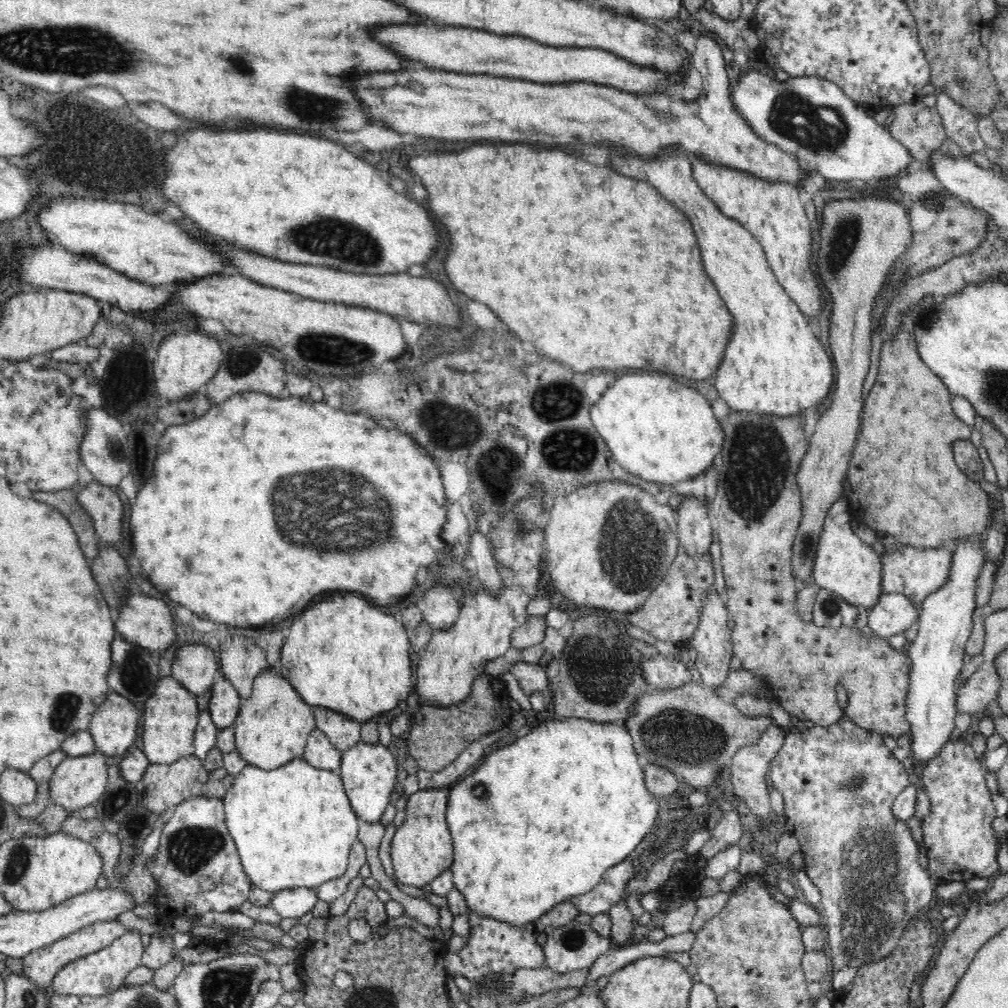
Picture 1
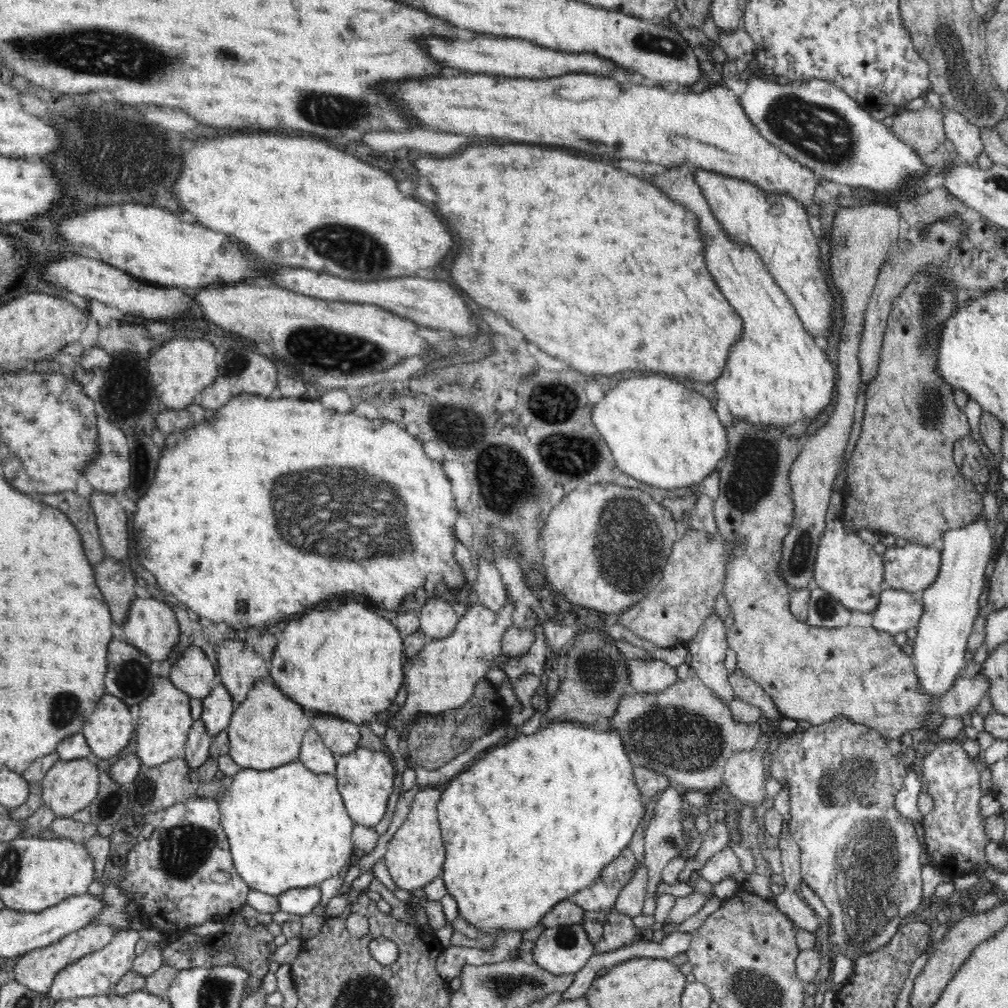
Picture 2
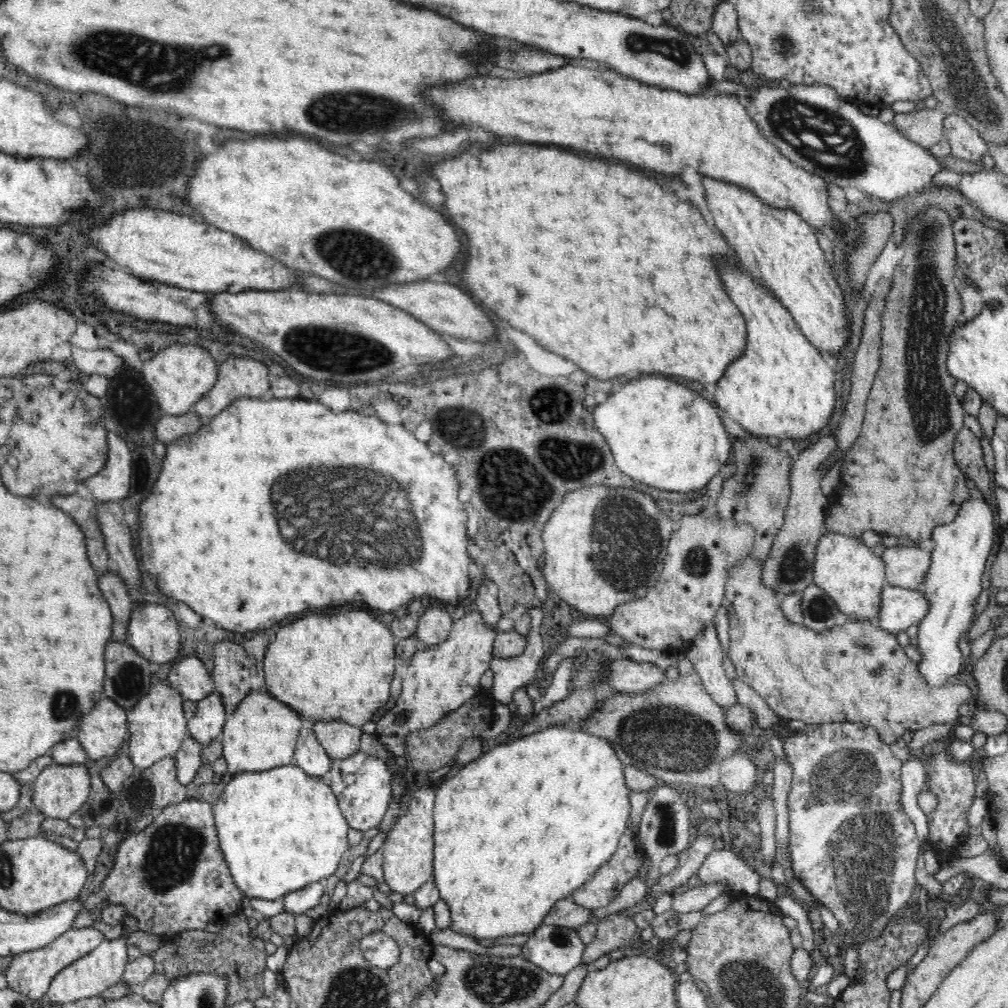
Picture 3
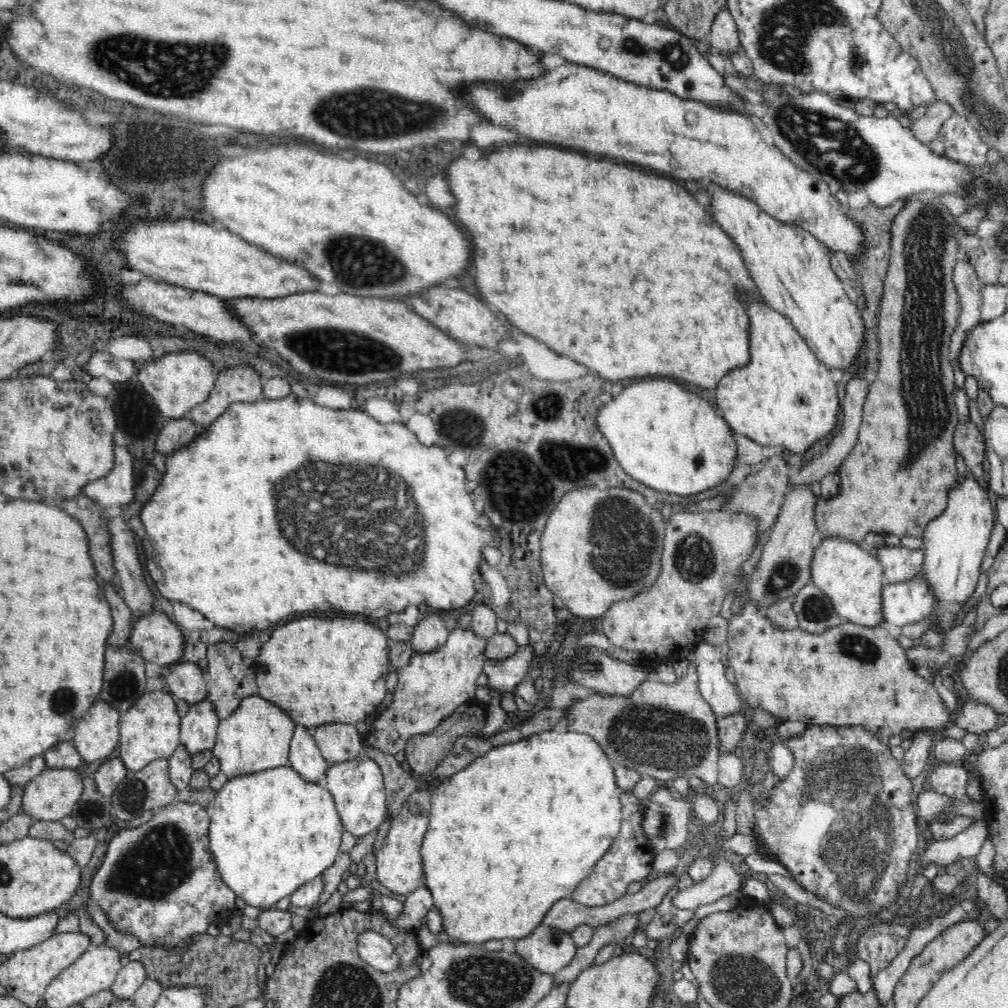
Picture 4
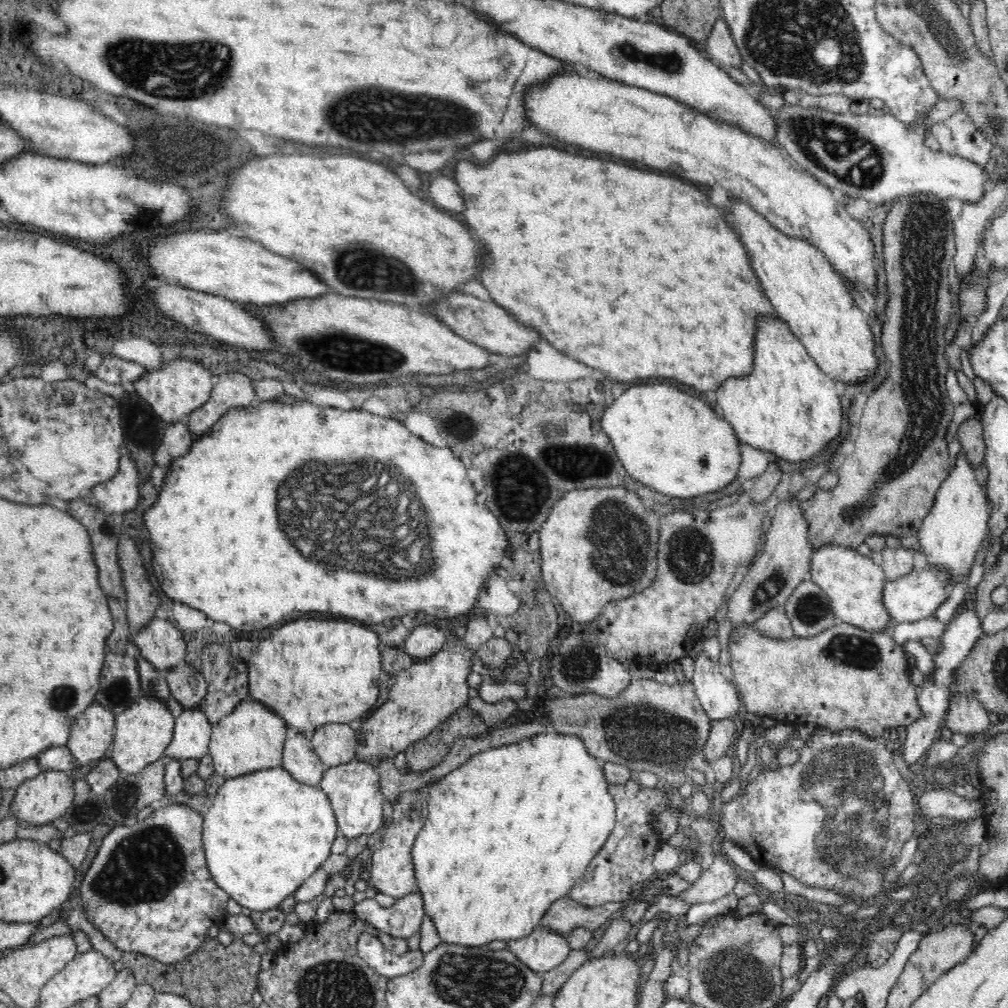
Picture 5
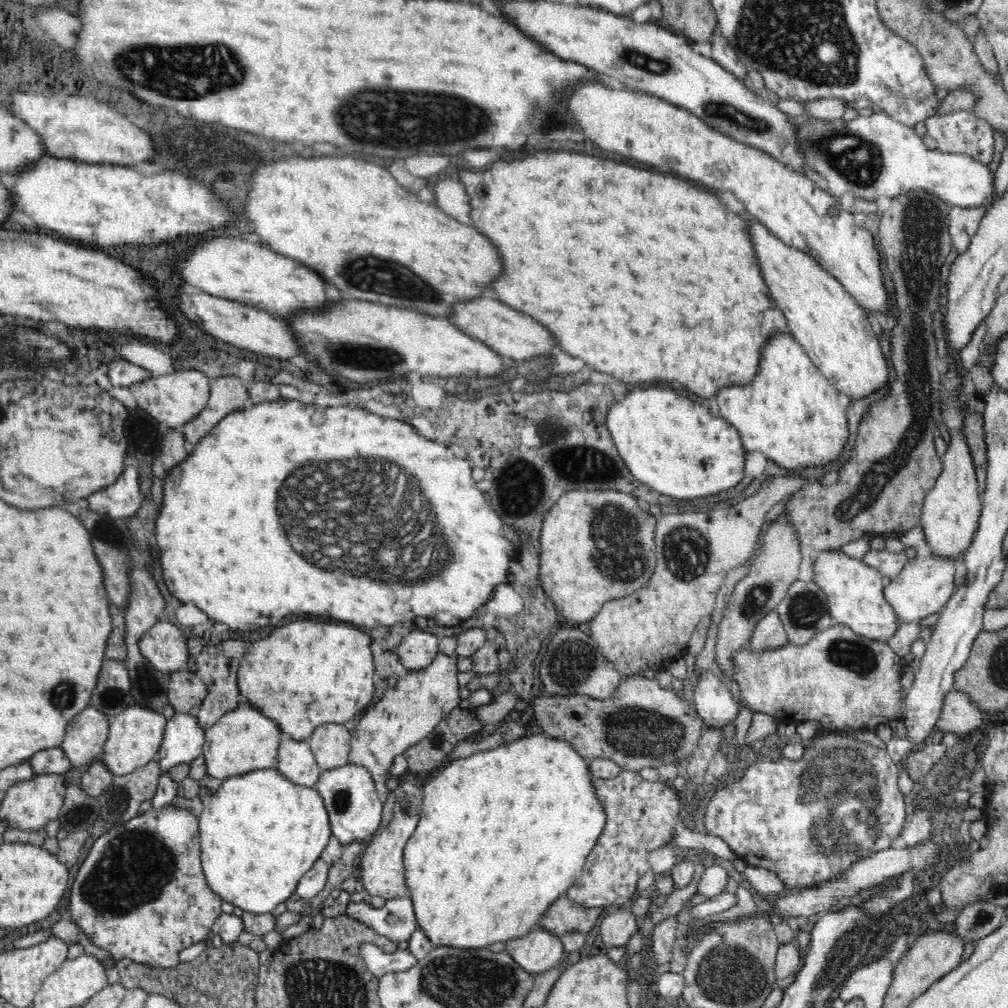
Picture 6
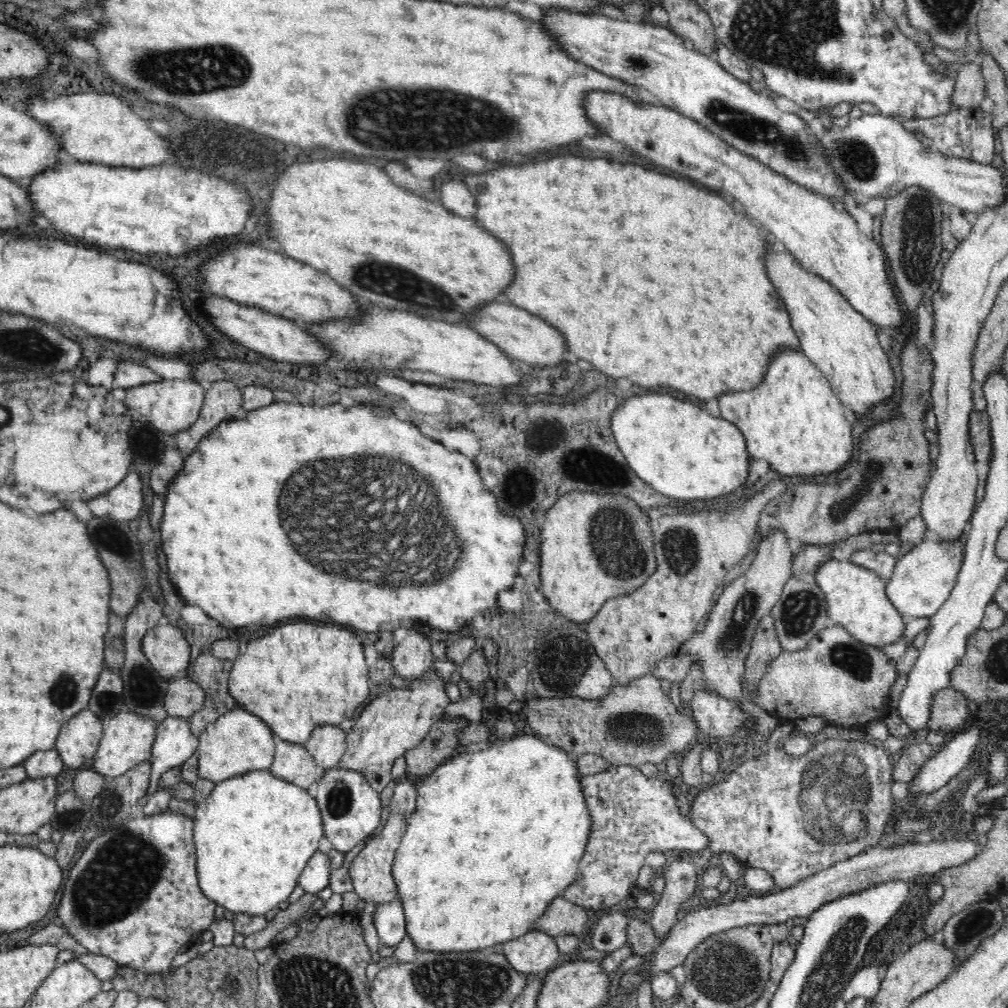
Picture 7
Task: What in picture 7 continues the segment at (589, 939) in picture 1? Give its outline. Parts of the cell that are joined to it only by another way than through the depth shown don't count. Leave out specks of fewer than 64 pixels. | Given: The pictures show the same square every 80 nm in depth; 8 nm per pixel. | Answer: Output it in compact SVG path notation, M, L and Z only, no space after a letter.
M538 930L503 943L502 953L514 970L529 977L545 974L562 957L555 937Z

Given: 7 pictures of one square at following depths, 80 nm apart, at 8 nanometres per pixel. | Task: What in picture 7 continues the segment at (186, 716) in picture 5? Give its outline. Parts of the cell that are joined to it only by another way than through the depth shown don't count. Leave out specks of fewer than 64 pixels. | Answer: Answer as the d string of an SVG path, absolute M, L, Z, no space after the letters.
M173 717L157 723L156 740L152 744L152 772L150 772L150 786L146 796L138 800L139 805L145 806L150 794L157 792L160 776L164 772L180 767L198 748L198 737L192 735L189 721L185 718Z

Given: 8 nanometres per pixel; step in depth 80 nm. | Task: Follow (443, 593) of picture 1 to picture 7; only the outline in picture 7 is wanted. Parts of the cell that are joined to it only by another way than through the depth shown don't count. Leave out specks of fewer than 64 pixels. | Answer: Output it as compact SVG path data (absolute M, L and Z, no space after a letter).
M411 631L396 645L391 662L394 672L404 678L422 679L432 668L432 644L425 635Z

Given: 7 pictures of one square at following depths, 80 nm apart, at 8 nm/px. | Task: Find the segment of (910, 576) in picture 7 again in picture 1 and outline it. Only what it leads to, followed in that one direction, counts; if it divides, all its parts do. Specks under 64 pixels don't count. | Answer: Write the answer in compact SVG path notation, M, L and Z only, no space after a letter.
M882 592L878 603L867 611L870 629L878 637L886 640L896 634L903 634L919 617L919 608L898 593L885 594Z

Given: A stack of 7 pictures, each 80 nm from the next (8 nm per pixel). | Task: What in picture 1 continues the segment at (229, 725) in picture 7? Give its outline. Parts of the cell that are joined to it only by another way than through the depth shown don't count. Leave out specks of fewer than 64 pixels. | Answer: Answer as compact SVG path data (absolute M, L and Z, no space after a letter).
M270 666L254 679L251 696L241 703L232 726L236 751L246 764L274 770L302 757L306 738L316 728L316 717L313 708L299 696L294 685L280 675L277 668Z

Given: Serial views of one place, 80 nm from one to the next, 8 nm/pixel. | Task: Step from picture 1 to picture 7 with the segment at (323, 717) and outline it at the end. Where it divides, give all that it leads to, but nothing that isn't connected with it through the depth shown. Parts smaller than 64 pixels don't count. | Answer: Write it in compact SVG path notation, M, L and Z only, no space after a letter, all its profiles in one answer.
M339 725L318 726L312 731L304 747L319 767L334 769L346 752L346 733Z

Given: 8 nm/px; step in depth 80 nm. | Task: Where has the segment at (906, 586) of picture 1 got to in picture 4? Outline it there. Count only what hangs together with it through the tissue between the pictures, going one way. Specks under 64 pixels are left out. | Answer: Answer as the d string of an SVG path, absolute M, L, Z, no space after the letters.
M903 545L878 548L877 560L883 566L885 583L890 584L913 580L925 564L922 548L908 549Z

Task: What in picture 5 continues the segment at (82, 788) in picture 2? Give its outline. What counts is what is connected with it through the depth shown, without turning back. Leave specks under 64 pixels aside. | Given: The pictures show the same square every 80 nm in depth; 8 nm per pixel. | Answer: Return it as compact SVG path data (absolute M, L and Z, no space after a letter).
M42 771L38 776L25 780L16 788L14 800L10 804L8 814L18 817L26 825L45 825L56 818L62 818L72 804L74 798L74 781L69 772Z

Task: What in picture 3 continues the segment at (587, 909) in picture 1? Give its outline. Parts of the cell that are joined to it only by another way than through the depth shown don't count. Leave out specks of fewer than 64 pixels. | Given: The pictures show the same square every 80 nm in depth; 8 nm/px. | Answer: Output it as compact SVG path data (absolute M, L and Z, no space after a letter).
M628 818L628 826L619 841L619 848L614 852L610 859L606 860L600 868L594 873L594 876L586 884L583 884L579 890L576 890L571 899L583 907L594 909L608 906L617 896L622 887L633 878L638 876L640 868L643 870L643 864L645 863L644 849L642 849L642 842L640 838L633 836L630 828L630 818Z

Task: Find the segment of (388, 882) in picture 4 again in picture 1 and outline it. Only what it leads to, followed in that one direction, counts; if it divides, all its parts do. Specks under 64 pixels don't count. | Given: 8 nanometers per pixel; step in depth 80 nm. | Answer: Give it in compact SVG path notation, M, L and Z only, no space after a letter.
M443 788L417 791L409 796L405 821L392 837L390 858L396 880L408 886L421 888L430 884L454 862L454 844L446 823L448 793Z

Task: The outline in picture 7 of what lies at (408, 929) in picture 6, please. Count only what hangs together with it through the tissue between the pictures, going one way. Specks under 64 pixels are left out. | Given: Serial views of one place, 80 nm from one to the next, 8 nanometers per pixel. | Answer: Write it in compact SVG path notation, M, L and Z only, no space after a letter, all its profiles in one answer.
M400 898L377 905L373 924L380 942L387 946L400 944L406 938L406 915Z

